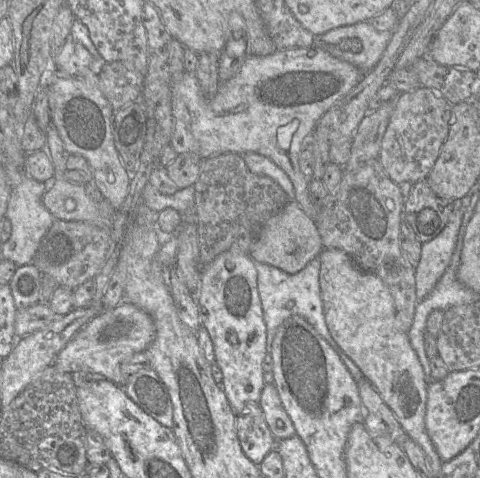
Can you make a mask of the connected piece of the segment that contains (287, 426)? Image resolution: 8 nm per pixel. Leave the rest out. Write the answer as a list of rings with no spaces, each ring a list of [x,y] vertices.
[[[265,383],[259,400],[270,432],[276,441],[296,435],[293,423],[285,411],[273,383]]]

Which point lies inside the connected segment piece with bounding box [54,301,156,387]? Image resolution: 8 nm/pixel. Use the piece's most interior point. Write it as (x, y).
(100, 347)

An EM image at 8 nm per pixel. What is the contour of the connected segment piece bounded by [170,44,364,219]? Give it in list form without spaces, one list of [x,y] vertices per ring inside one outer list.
[[[321,44],[276,50],[266,56],[247,55],[237,74],[219,84],[211,101],[206,101],[195,73],[185,72],[180,81],[172,82],[172,113],[174,131],[170,145],[179,154],[194,153],[202,159],[224,153],[258,153],[269,158],[289,177],[293,184],[294,200],[312,219],[318,217],[318,209],[309,195],[309,179],[299,167],[300,152],[304,149],[323,114],[337,101],[354,89],[363,73],[349,62],[340,60],[326,51]]]

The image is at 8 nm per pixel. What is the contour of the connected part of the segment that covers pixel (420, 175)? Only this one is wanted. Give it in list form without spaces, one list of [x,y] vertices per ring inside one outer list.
[[[422,87],[398,95],[378,156],[385,173],[396,184],[425,180],[448,137],[453,105],[432,89]]]

